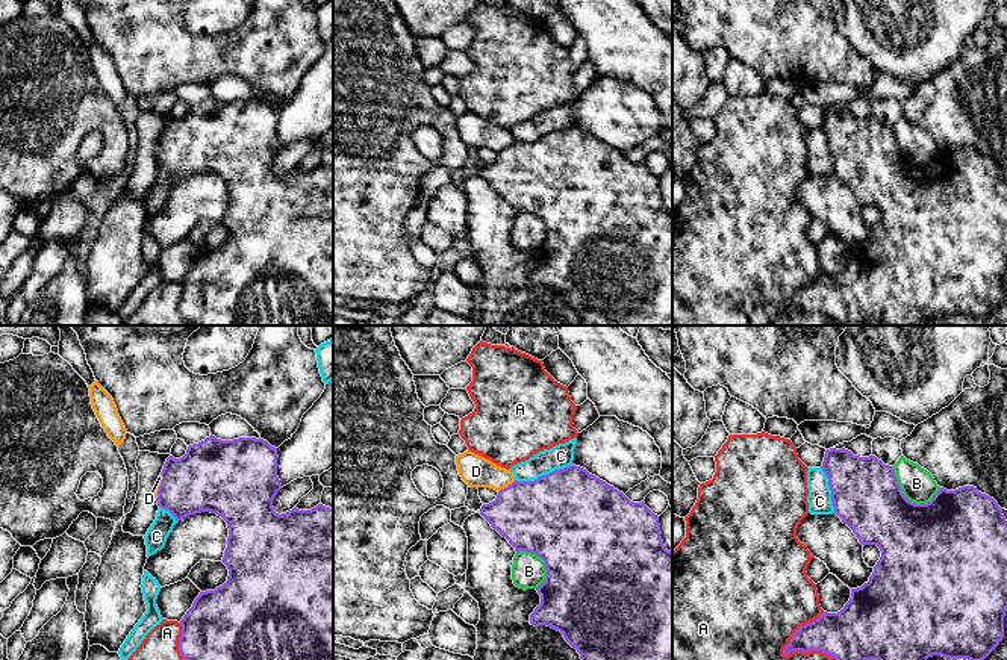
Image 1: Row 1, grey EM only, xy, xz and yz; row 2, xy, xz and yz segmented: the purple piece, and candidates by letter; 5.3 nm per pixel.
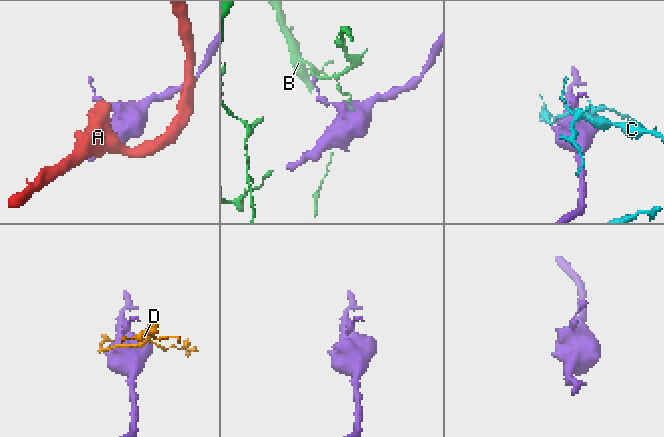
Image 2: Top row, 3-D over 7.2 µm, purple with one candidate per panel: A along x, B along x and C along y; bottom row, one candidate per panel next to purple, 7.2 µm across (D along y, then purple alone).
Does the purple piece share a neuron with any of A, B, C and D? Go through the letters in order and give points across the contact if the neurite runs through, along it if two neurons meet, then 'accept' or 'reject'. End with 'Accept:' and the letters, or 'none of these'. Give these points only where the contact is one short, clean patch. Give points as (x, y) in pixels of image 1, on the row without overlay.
A: reject
B: reject
C: reject
D: border along xz (515, 141), (498, 153); reject
Accept: none of these

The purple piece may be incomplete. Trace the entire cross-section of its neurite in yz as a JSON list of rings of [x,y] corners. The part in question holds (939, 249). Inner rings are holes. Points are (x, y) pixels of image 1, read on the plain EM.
[[[845,109],[827,111],[821,129],[828,139],[834,174],[863,207],[877,206],[881,218],[869,242],[851,250],[851,259],[840,272],[822,272],[813,283],[801,286],[783,315],[821,312],[840,325],[865,321],[924,325],[933,316],[983,322],[1004,298],[1007,272],[1007,182],[998,163],[974,147],[963,147],[956,151],[940,148],[930,163],[915,165],[904,157],[892,127],[875,117],[859,118]]]

